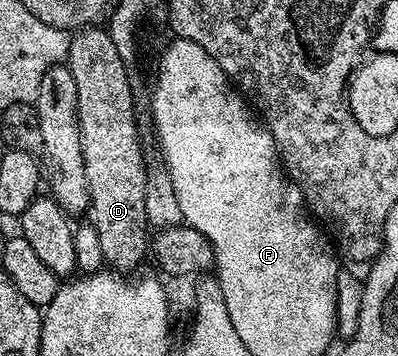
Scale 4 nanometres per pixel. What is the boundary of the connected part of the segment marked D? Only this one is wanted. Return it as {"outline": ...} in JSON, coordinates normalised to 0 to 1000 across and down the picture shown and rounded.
{"outline":[[[214,76],[178,96],[168,188],[186,211],[196,244],[196,346],[206,390],[206,447],[216,458],[221,517],[221,593],[226,629],[254,674],[264,736],[304,772],[329,770],[377,711],[372,654],[372,475],[362,466],[362,424],[352,413],[349,362],[342,357],[342,284],[332,275],[332,239],[322,230],[324,185],[314,183],[294,135],[261,76]]]}

